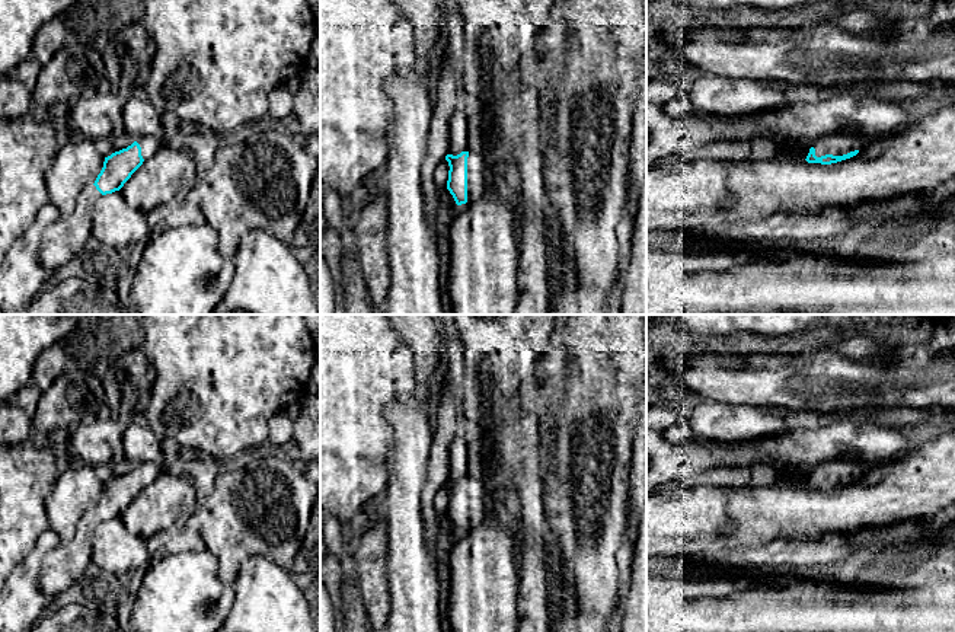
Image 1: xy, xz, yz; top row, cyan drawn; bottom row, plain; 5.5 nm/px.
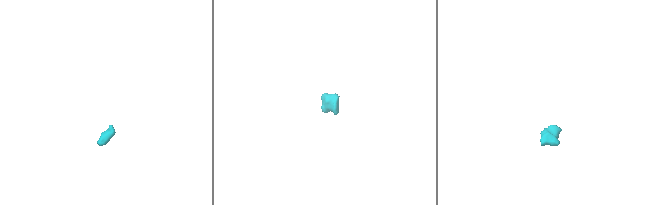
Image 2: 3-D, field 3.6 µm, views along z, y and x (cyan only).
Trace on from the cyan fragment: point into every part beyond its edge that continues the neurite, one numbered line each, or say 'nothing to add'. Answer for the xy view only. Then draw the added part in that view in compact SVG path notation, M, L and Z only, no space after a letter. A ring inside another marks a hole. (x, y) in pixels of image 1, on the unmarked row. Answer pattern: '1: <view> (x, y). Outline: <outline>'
1: xy (149, 471). Outline: M140 463L135 465L135 467L141 473L141 482L143 485L148 485L150 482L154 481L154 478L165 470L163 465L154 465L154 463Z
2: xy (63, 565). Outline: M95 511L86 513L76 526L76 534L68 543L60 543L41 562L39 590L51 600L67 590L84 574L92 562L93 537L100 518Z

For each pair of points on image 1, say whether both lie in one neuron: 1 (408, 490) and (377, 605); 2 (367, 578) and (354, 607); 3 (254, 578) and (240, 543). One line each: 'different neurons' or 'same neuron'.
1: different neurons
2: different neurons
3: different neurons

